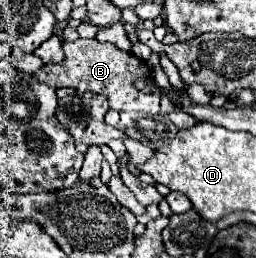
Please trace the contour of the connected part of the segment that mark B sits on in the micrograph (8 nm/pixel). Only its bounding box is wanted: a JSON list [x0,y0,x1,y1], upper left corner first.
[35,38,161,118]

